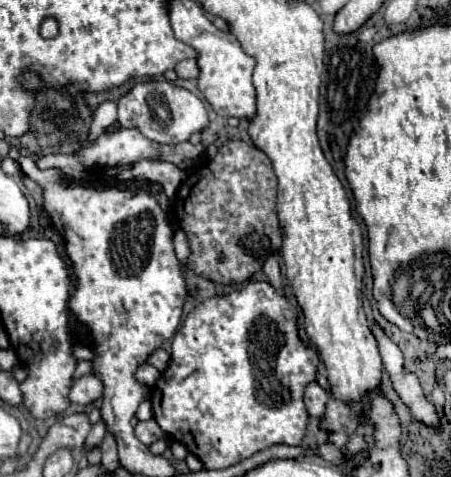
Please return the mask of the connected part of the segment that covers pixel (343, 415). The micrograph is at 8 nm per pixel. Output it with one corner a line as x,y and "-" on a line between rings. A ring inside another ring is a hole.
329,399
325,407
325,417
321,419
319,427
327,433
355,433
359,427
359,413
363,405
347,405
339,399

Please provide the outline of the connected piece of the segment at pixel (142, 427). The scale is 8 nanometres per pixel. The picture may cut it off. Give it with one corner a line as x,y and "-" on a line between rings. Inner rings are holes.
155,419
149,421
139,421
135,427
135,437
143,443
143,445
153,445
155,441
159,441
163,437
163,429
159,427
159,423

